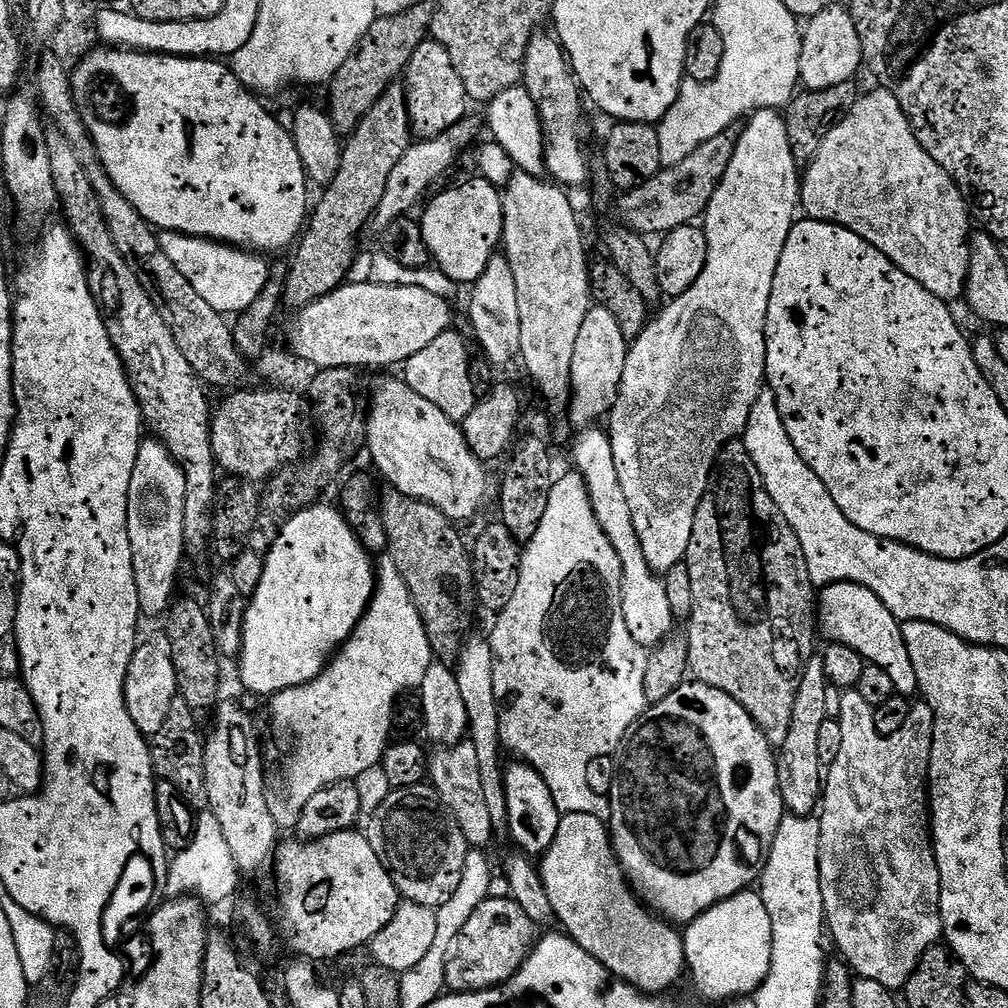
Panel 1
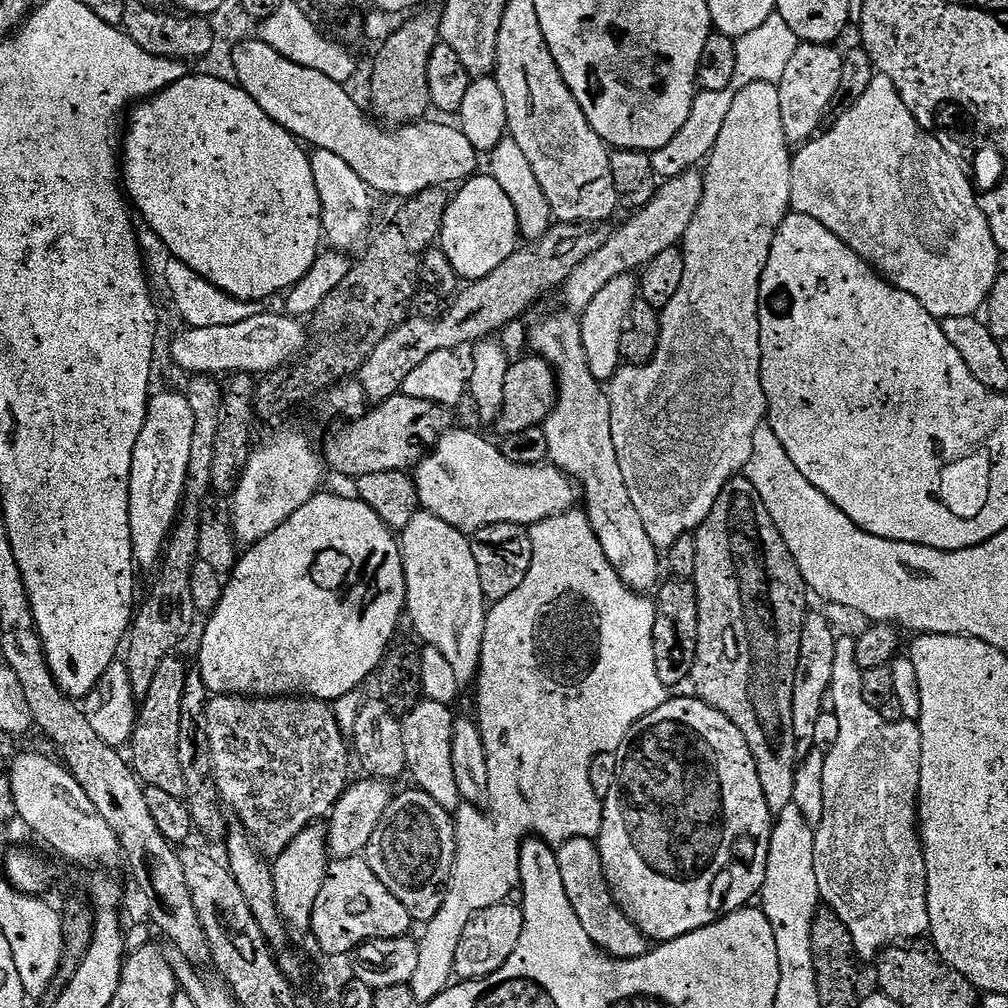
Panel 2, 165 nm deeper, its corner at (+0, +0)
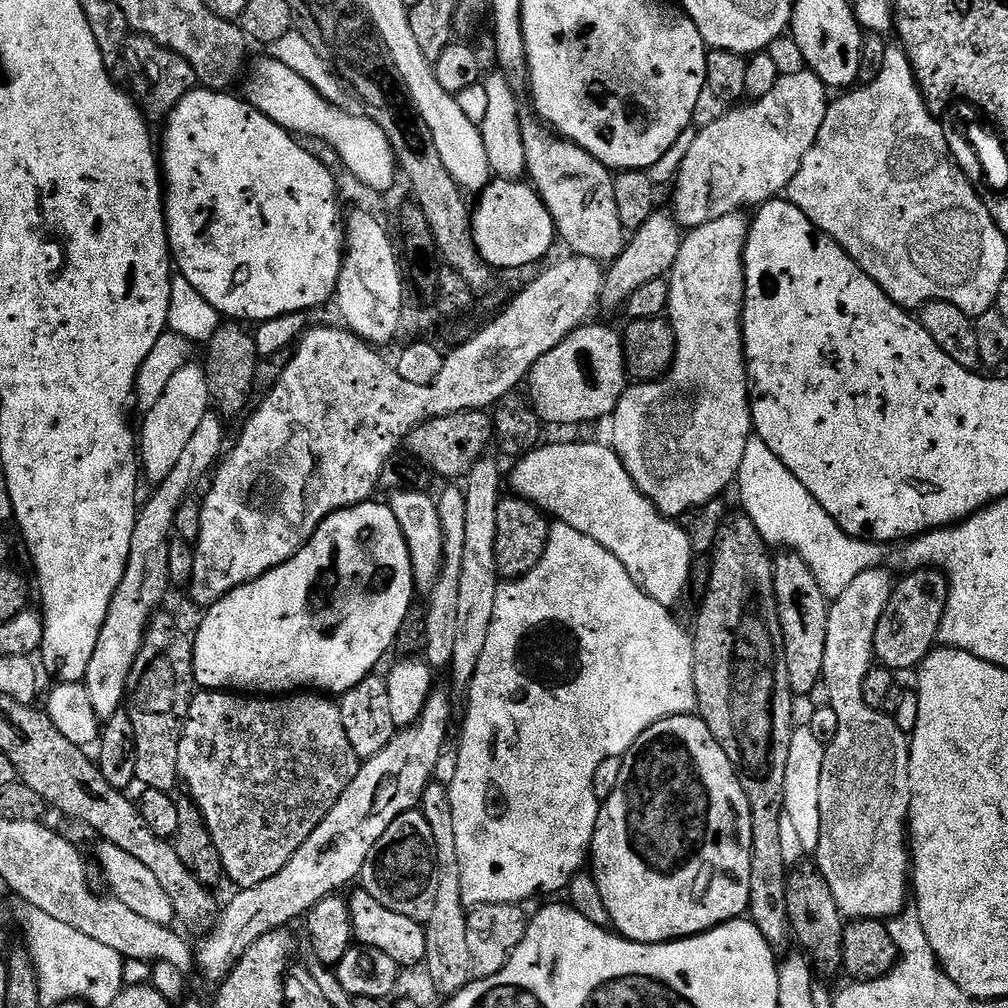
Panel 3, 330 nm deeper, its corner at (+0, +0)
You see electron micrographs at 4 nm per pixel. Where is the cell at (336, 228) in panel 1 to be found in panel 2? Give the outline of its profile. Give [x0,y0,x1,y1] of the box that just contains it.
[371,6,441,126]

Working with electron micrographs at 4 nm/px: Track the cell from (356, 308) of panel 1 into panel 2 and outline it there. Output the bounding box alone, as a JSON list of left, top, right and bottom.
[172,310,310,374]

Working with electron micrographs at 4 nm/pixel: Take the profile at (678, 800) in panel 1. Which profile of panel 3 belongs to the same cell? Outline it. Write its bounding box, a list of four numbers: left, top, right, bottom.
[590,714,750,944]

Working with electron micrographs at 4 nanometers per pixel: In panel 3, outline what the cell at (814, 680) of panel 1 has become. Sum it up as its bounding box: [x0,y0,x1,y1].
[772,551,830,697]

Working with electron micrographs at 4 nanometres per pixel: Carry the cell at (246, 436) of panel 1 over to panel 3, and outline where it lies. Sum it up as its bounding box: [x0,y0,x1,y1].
[406,411,493,482]

